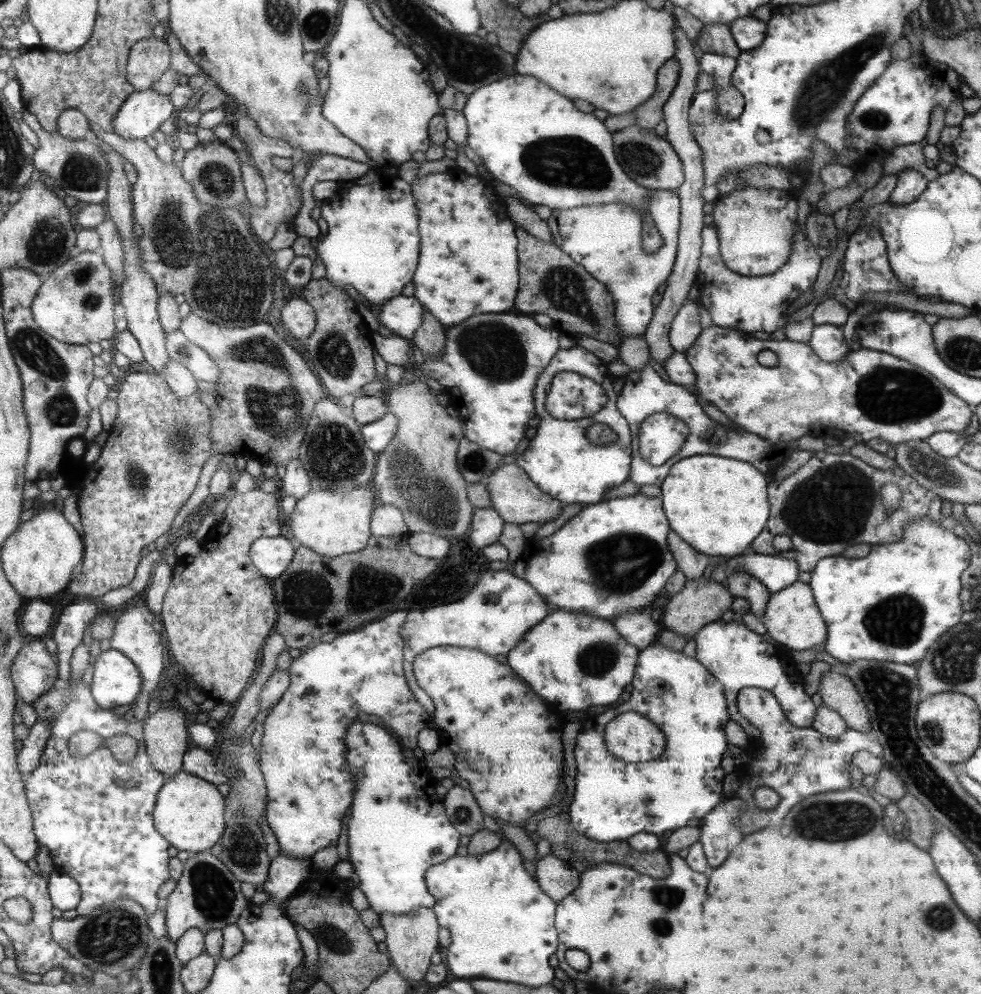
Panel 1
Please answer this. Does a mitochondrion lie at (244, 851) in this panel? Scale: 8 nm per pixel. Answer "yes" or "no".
yes

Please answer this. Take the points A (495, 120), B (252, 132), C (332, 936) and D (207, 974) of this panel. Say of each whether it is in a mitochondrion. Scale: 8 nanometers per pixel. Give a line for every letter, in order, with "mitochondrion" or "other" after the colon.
A: other
B: other
C: mitochondrion
D: other

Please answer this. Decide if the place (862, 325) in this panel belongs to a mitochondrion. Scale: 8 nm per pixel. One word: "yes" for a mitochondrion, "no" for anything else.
no

